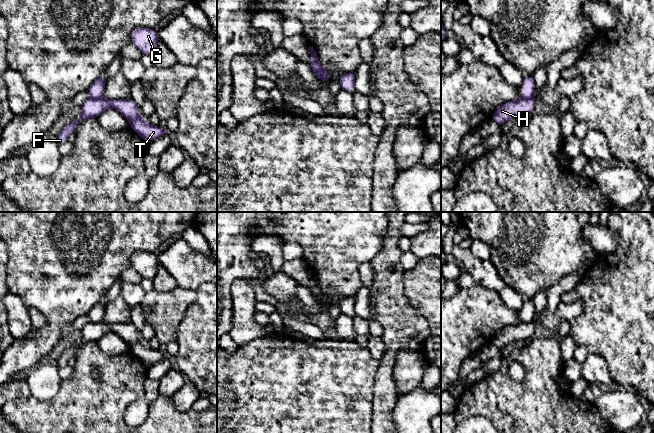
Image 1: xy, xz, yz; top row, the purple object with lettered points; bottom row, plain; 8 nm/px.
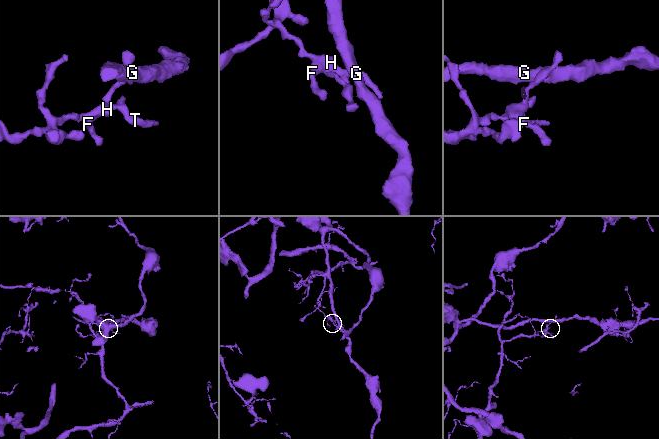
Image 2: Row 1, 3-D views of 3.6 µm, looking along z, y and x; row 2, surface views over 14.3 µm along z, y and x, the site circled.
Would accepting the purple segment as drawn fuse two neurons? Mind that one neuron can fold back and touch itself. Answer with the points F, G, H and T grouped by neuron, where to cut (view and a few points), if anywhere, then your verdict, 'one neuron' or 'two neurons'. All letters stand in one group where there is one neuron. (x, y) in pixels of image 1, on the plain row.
F H T / G; cut in xy along (90, 320), (102, 321); two neurons

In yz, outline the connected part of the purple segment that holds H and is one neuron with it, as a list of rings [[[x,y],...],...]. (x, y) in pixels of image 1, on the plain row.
[[[520,321],[517,324],[512,324],[508,327],[500,329],[492,339],[499,350],[504,348],[507,344],[515,341],[527,340],[533,336],[535,332],[535,322]]]

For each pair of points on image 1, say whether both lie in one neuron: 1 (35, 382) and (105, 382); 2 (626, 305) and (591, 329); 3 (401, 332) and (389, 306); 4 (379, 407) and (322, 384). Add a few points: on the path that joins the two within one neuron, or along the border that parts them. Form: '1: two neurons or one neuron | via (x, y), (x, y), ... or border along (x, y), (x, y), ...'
1: two neurons | border along (62, 380), (58, 392), (45, 400)
2: one neuron | via (617, 314), (603, 328), (600, 328)
3: one neuron | via (401, 326), (401, 321), (394, 312)
4: two neurons | border along (374, 381), (371, 422)

